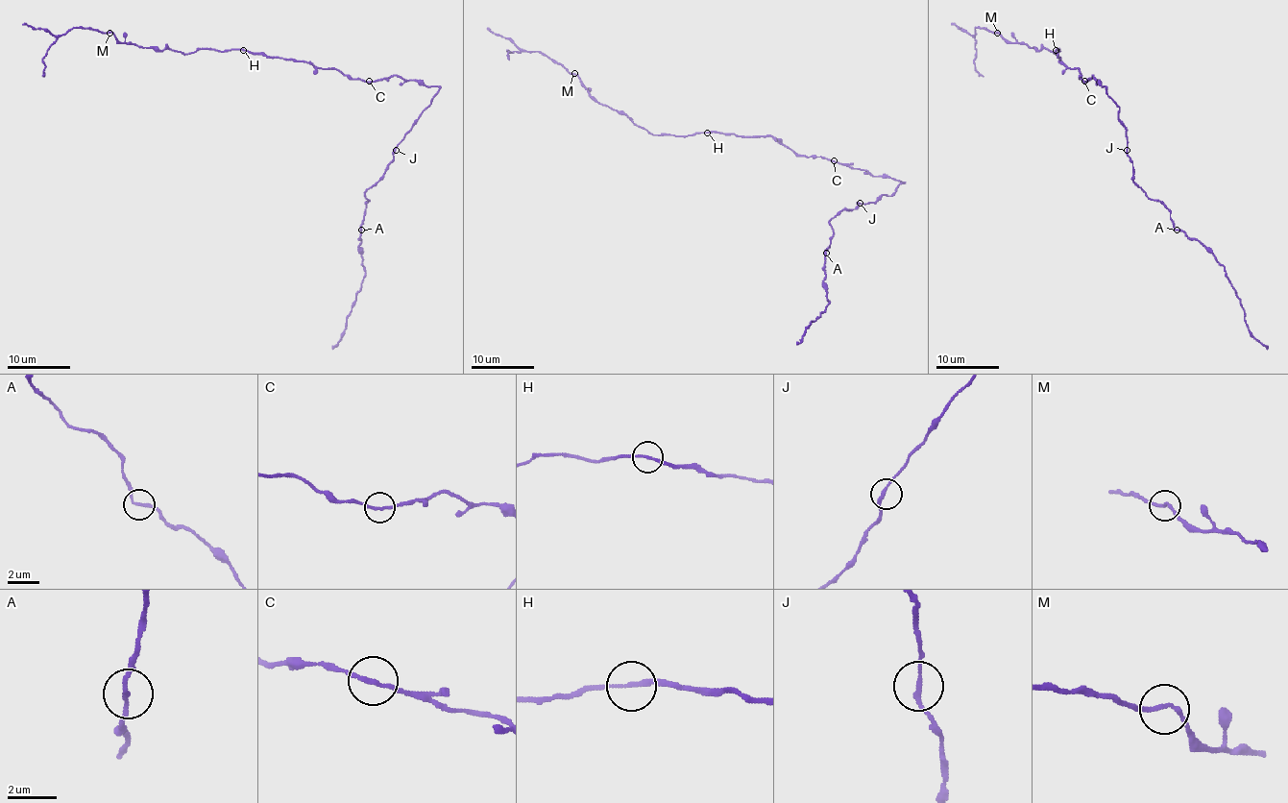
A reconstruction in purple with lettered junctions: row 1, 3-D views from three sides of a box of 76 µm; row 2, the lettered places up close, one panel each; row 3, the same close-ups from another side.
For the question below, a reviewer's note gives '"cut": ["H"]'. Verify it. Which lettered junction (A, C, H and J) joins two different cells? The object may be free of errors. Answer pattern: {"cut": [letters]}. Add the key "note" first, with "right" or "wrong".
{"note": "wrong", "cut": []}

